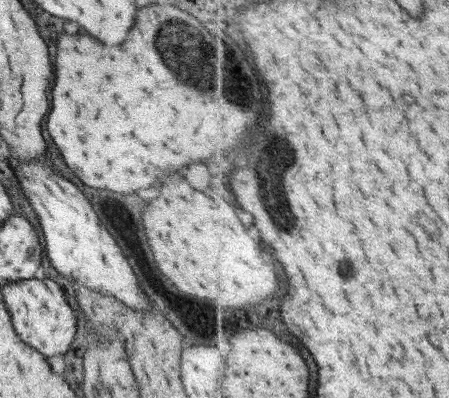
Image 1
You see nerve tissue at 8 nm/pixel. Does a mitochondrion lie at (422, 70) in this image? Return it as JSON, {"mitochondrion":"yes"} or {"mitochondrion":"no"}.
{"mitochondrion":"no"}

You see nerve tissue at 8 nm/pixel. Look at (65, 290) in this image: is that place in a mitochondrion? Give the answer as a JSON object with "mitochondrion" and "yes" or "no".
{"mitochondrion":"no"}

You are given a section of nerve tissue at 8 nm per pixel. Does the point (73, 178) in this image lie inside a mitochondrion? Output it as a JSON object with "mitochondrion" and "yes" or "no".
{"mitochondrion":"no"}

